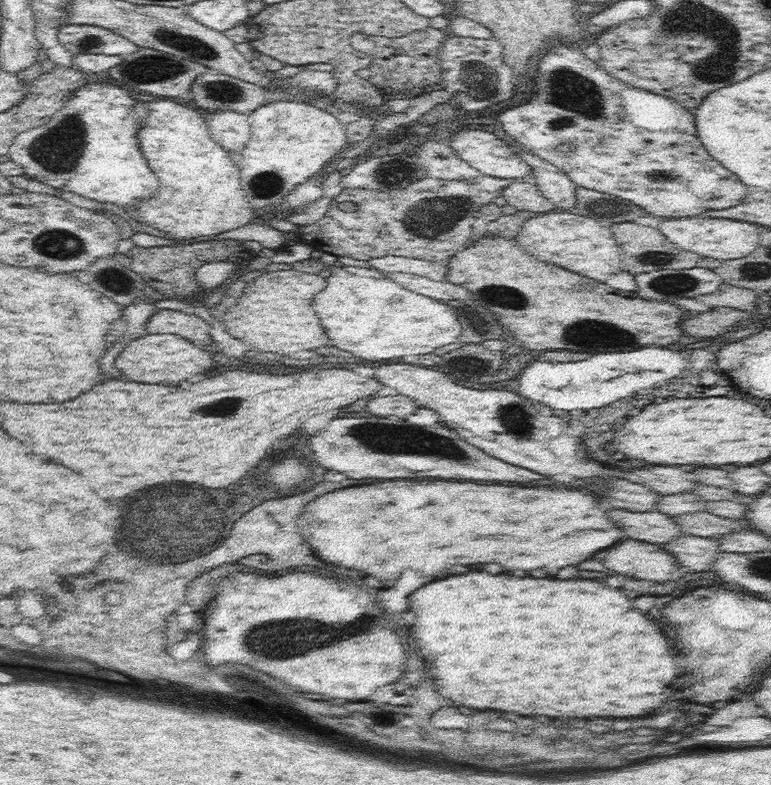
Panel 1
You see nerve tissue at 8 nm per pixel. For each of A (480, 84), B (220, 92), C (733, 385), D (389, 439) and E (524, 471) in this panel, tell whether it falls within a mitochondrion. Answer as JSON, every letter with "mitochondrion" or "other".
{"A":"mitochondrion","B":"mitochondrion","C":"other","D":"mitochondrion","E":"other"}

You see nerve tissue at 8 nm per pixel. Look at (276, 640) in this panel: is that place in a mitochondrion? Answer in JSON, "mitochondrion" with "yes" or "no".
{"mitochondrion":"yes"}

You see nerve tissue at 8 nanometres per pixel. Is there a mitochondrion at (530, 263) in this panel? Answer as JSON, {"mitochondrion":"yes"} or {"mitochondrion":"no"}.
{"mitochondrion":"no"}

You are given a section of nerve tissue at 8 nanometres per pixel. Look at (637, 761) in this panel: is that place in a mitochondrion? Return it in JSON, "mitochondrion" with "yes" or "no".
{"mitochondrion":"no"}

